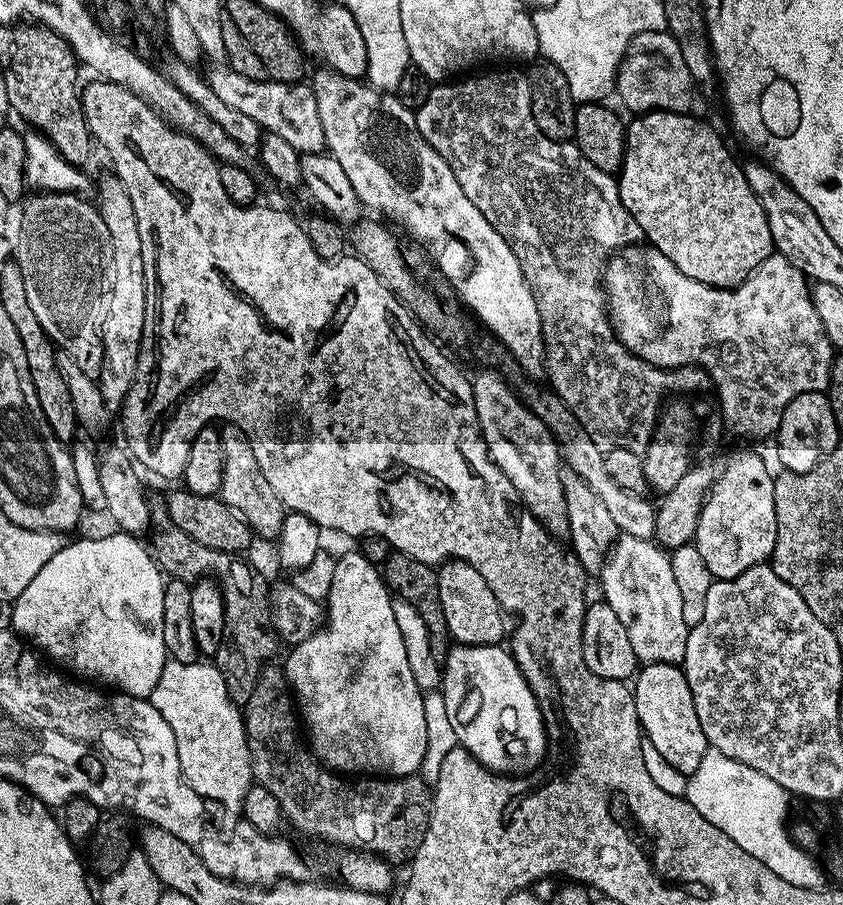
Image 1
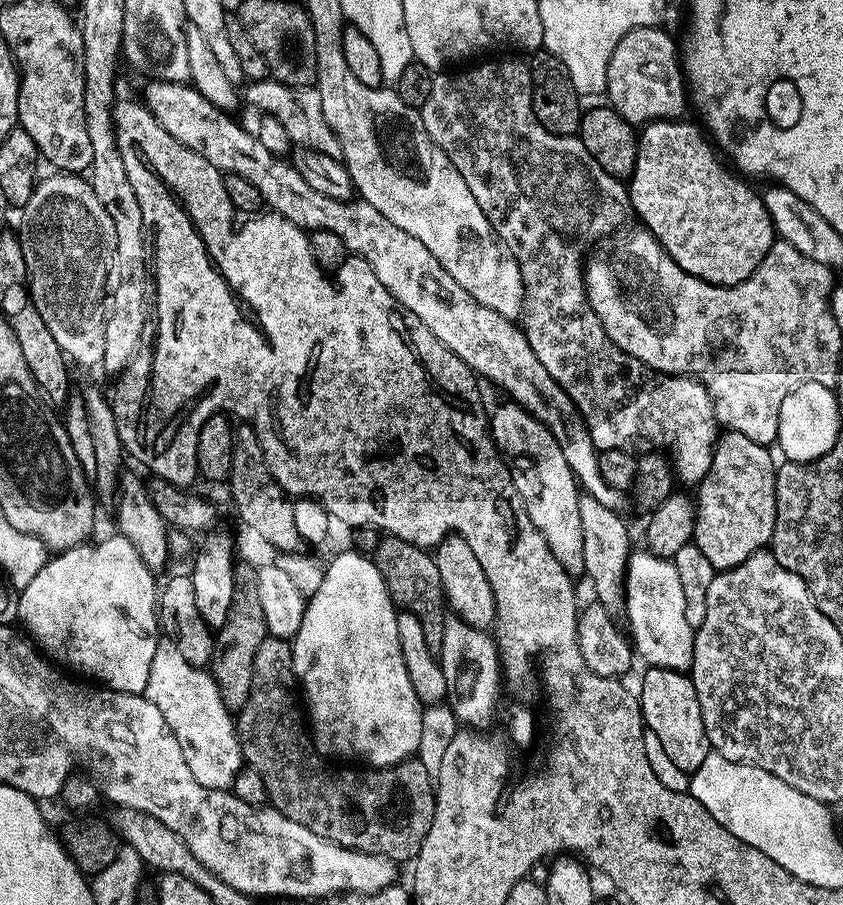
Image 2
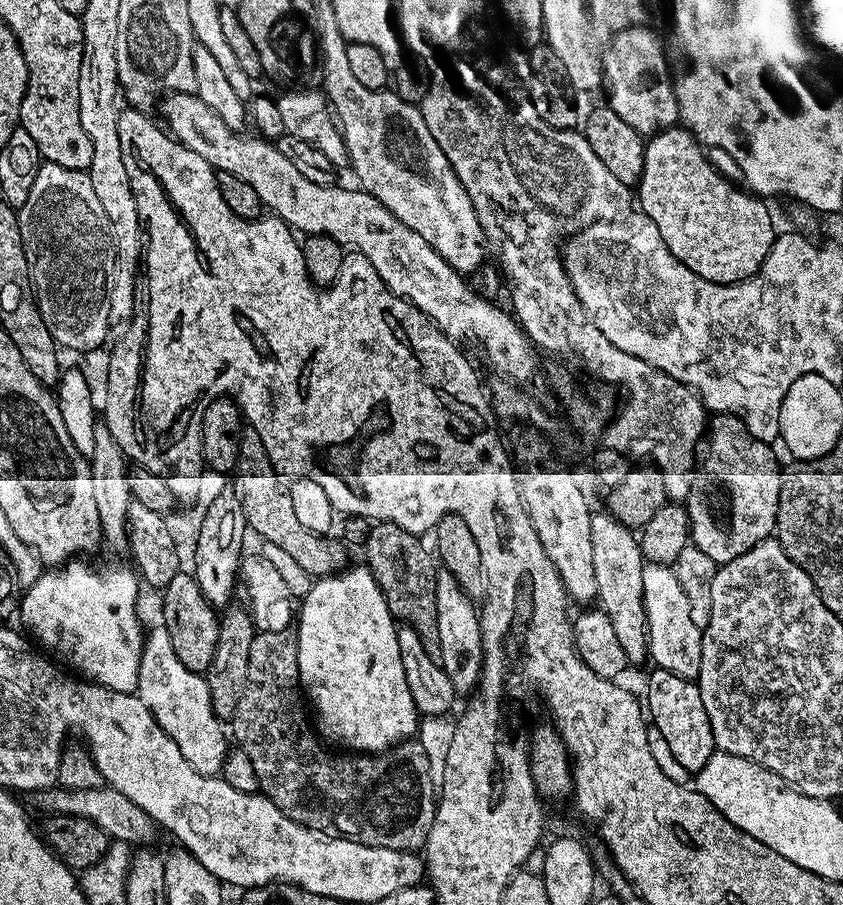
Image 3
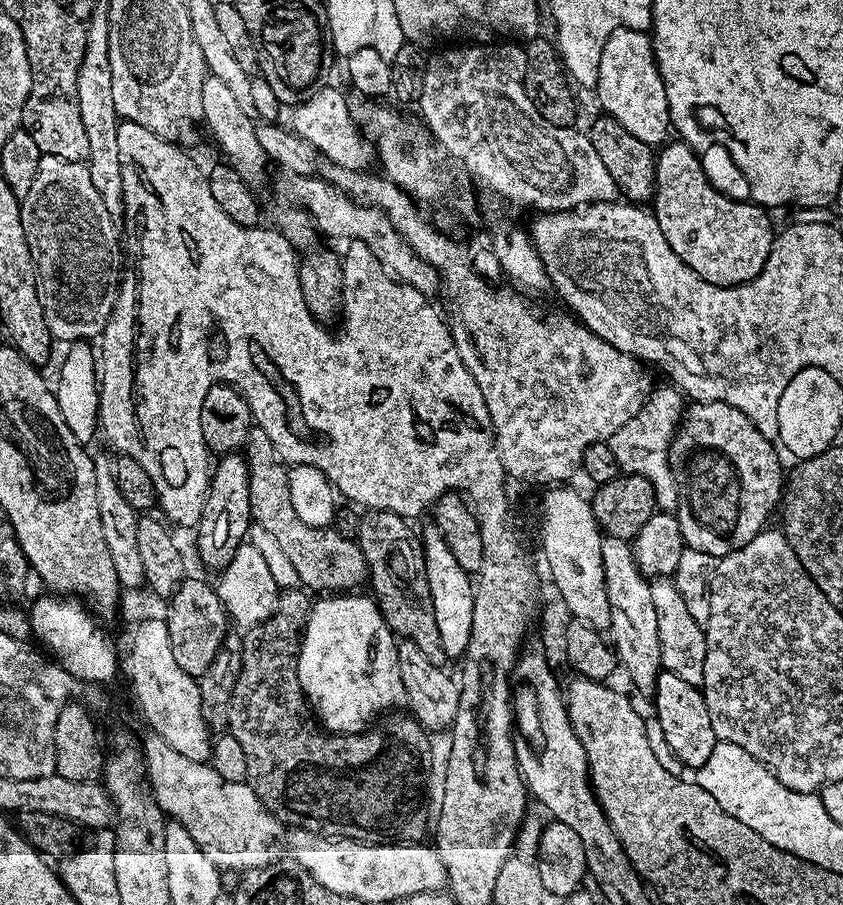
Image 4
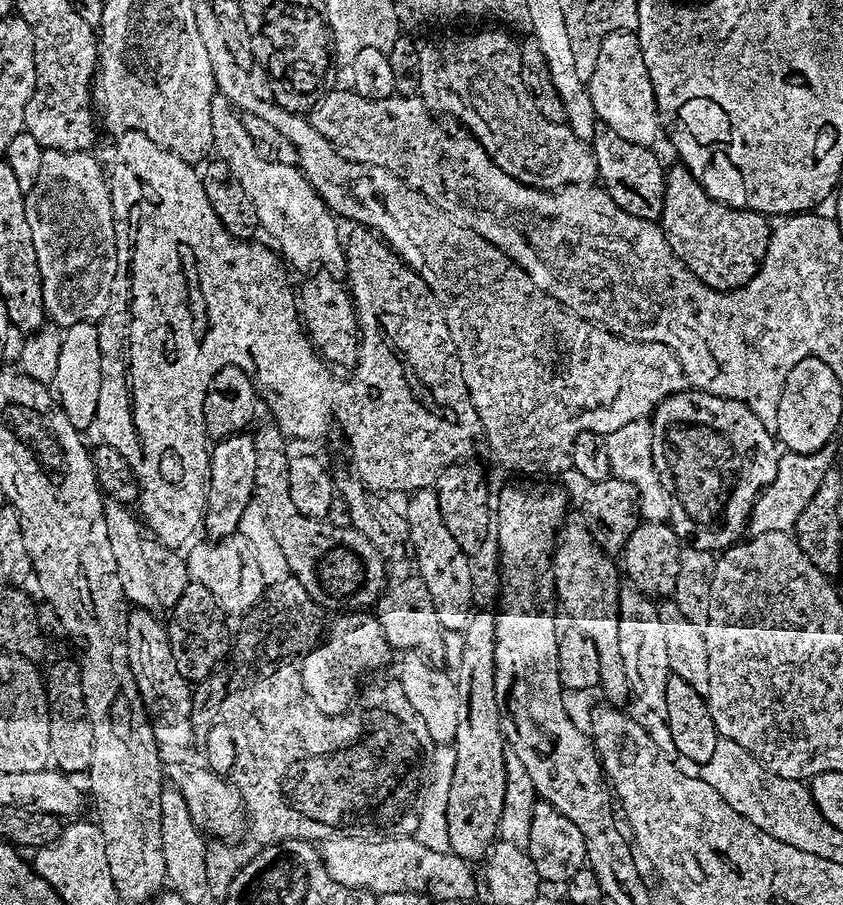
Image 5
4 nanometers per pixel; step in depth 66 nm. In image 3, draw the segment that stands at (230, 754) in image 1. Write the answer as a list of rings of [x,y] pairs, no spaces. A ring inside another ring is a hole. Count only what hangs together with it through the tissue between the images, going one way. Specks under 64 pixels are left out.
[[[163,626],[147,629],[144,649],[140,654],[136,692],[141,702],[154,714],[158,726],[166,730],[174,746],[182,750],[182,758],[186,758],[194,770],[203,776],[215,776],[221,771],[225,756],[230,751],[230,740],[225,725],[216,719],[210,706],[207,679],[201,673],[186,670],[186,666],[178,662],[178,654],[174,654],[174,642],[170,642],[168,629]]]

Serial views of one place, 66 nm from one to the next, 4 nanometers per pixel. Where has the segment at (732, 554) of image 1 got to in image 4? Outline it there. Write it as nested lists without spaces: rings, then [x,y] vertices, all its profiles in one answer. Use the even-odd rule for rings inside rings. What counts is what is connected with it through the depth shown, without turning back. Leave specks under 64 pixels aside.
[[[702,400],[687,405],[668,449],[668,465],[672,468],[672,477],[676,479],[680,495],[675,515],[680,521],[682,538],[687,547],[719,558],[746,546],[746,542],[765,531],[767,524],[764,523],[775,506],[777,509],[781,503],[782,489],[786,484],[786,472],[780,469],[781,453],[778,448],[776,453],[775,447],[777,445],[767,440],[750,422],[750,418],[746,418],[740,410],[734,410],[734,406],[717,400]]]

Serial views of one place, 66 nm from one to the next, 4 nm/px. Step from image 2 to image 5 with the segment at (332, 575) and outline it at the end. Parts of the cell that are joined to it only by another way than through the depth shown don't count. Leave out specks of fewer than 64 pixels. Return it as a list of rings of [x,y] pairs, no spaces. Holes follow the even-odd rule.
[[[363,611],[349,612],[335,617],[320,643],[304,658],[301,665],[307,694],[327,716],[342,716],[357,695],[356,683],[367,672],[376,672],[388,660],[390,649],[382,634],[382,626],[375,615]]]

